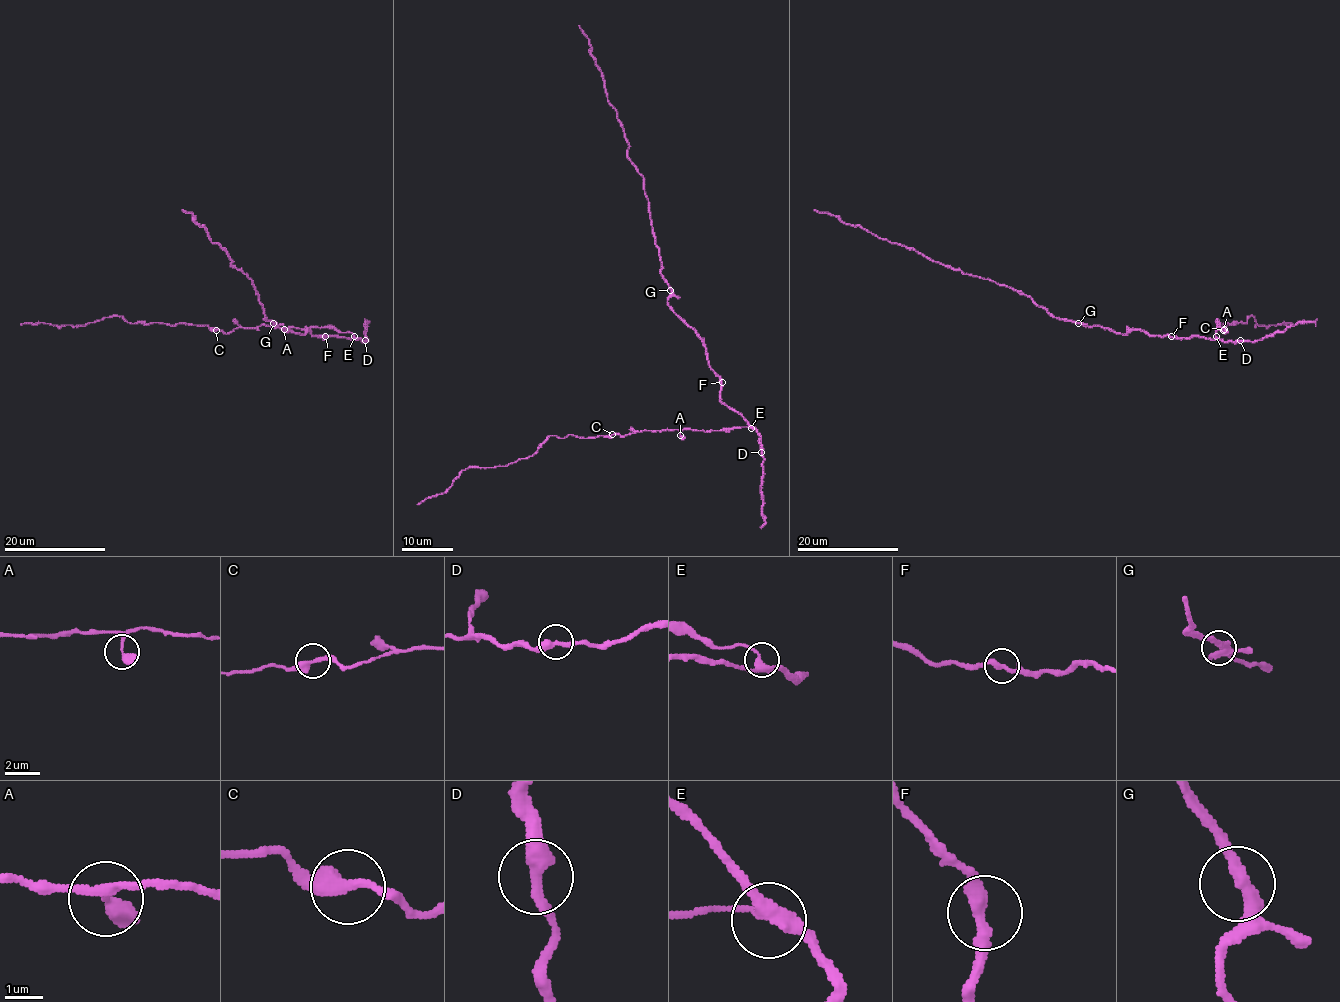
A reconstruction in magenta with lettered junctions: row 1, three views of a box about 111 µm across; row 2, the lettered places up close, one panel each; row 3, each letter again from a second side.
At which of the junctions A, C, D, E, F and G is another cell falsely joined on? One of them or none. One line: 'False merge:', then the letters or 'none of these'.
False merge: none of these

